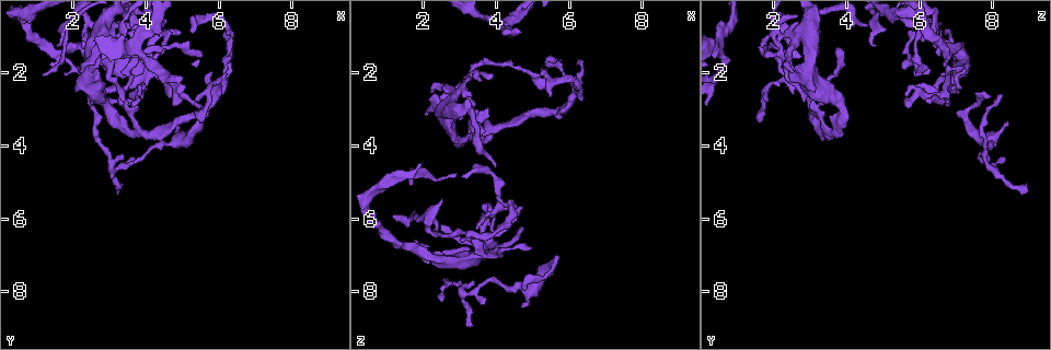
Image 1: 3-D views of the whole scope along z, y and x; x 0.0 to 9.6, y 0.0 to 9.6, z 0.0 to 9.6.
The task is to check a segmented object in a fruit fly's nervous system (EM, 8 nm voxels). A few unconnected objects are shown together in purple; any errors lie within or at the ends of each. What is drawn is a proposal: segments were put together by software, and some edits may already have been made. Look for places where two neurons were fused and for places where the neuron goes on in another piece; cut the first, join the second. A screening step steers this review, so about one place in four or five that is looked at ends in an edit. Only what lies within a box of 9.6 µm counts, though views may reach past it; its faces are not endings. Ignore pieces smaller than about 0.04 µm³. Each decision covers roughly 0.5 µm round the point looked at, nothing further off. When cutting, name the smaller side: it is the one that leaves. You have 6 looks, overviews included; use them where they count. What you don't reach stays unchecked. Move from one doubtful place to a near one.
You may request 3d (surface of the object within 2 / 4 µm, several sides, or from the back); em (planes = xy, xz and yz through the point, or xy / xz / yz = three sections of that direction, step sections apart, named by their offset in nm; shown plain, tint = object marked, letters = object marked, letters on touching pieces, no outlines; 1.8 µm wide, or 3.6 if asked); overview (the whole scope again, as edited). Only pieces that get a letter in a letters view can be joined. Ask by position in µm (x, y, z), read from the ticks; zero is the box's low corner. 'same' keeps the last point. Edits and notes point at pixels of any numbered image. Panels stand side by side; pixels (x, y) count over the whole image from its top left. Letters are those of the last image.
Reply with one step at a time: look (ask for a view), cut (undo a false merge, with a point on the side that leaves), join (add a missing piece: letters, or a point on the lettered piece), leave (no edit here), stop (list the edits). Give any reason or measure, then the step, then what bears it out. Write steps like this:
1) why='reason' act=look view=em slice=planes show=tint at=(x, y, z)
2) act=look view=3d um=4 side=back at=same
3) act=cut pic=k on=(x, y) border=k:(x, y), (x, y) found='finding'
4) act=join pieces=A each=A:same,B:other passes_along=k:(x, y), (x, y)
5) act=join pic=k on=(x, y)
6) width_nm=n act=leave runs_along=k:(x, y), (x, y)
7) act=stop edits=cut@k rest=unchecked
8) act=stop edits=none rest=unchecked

why='free end' act=look view=3d um=4 at=(5.25, 0.90, 1.95)

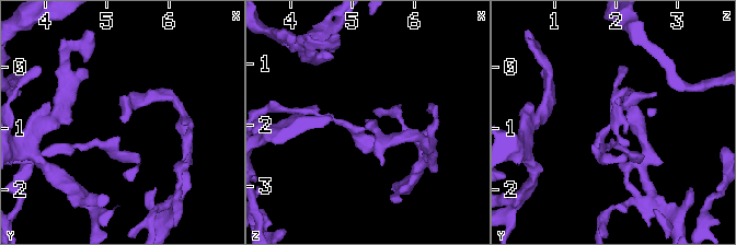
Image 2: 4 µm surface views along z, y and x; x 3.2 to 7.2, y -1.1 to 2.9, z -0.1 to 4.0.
why='need the tissue' act=look view=em slice=yz step=16 show=tint at=(5.30, 0.85, 1.90)

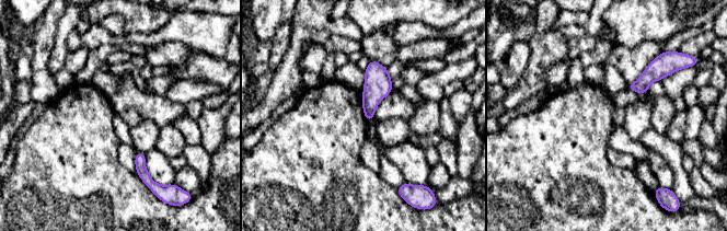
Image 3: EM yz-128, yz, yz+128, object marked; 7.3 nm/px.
why='cut it another way' act=look view=em slice=planes show=letters at=same

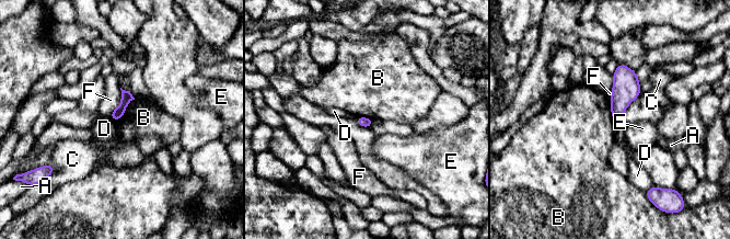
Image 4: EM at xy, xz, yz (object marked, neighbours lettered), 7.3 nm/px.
longest_contact=F:220nm act=leave each=A:other,B:other,C:other,D:other,E:other,F:other border=4:(356, 116), (371, 117), (374, 121) found='none of them fits'

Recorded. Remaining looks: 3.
act=look view=em slice=planes show=letters at=(3.35, 5.10, 8.95)

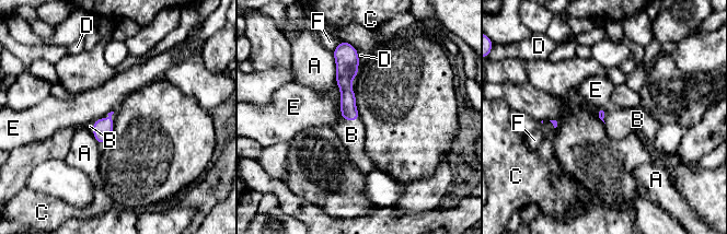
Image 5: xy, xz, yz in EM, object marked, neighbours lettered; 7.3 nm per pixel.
act=join pic=5 on=(352, 135) each=A:other,B:same,C:other,D:other,E:other,F:other passes_along=5:(348, 109), (354, 120), (352, 135) found='the neuron continues'

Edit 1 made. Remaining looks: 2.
act=look view=overview

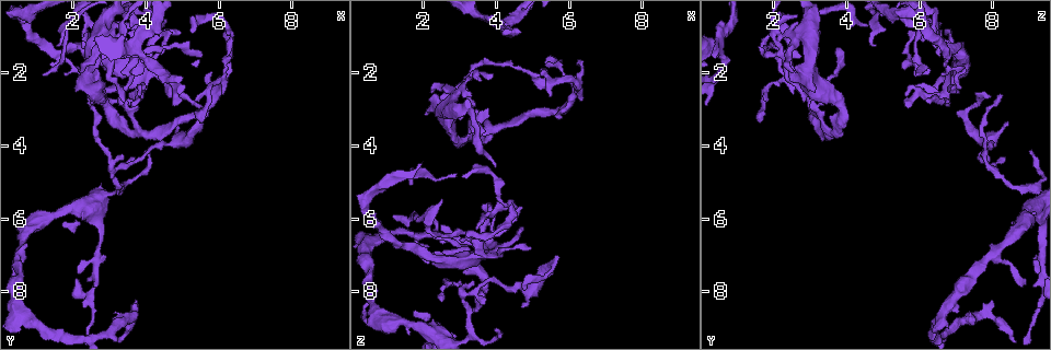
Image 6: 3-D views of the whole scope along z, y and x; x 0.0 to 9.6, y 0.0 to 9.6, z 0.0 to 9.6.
why='thin end' act=look view=em slice=xz step=16 show=letters at=(3.40, 2.75, 2.75)

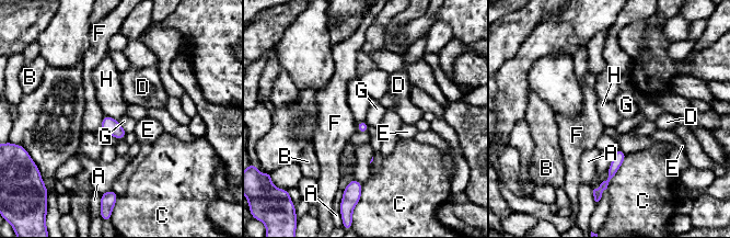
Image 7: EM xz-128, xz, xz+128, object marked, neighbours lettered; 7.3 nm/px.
act=leave each=A:other,B:other,C:other,D:other,E:other,F:other,G:other,H:other found='no lettered piece goes on from it'

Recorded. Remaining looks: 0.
act=stop edits=join@5 rest=unchecked

